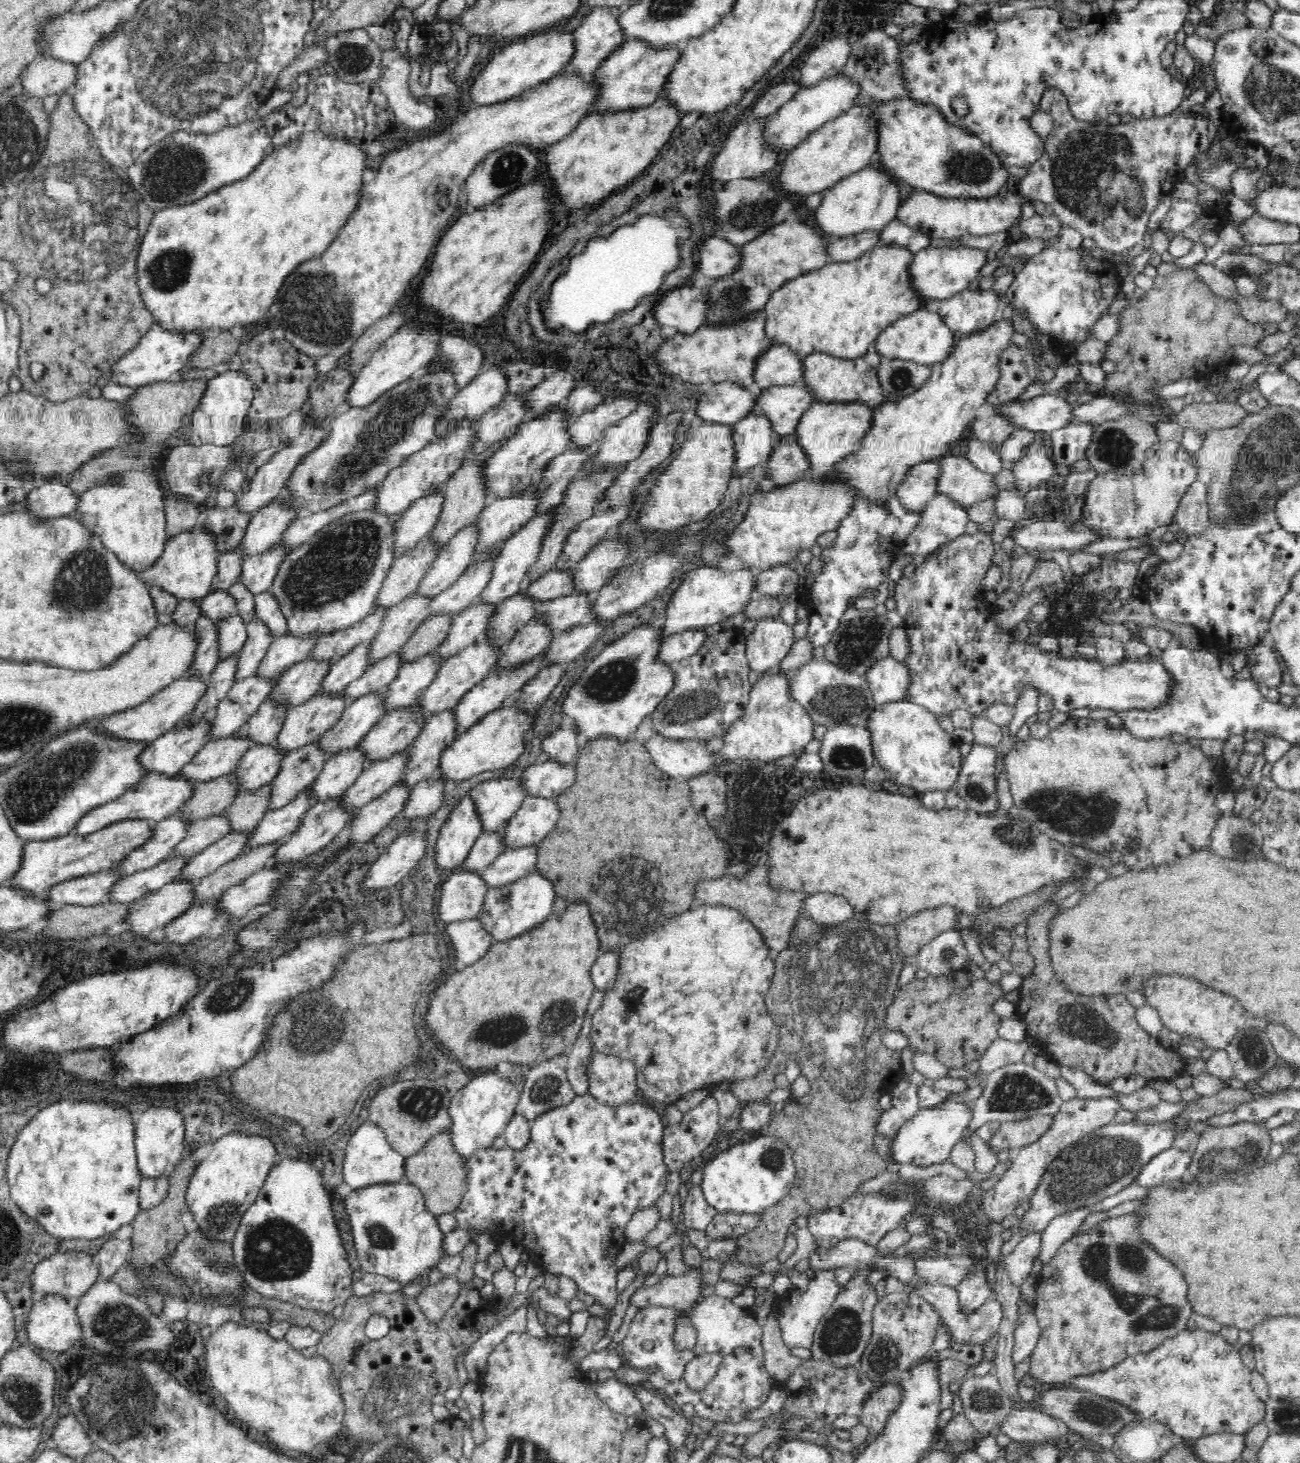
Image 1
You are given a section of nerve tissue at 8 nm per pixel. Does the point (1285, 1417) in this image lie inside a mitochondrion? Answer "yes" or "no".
yes

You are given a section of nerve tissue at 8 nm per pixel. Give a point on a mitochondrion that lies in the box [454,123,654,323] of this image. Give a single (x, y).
(507, 170)

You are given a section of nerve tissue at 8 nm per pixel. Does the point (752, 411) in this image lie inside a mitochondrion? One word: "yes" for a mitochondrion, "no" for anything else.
no

